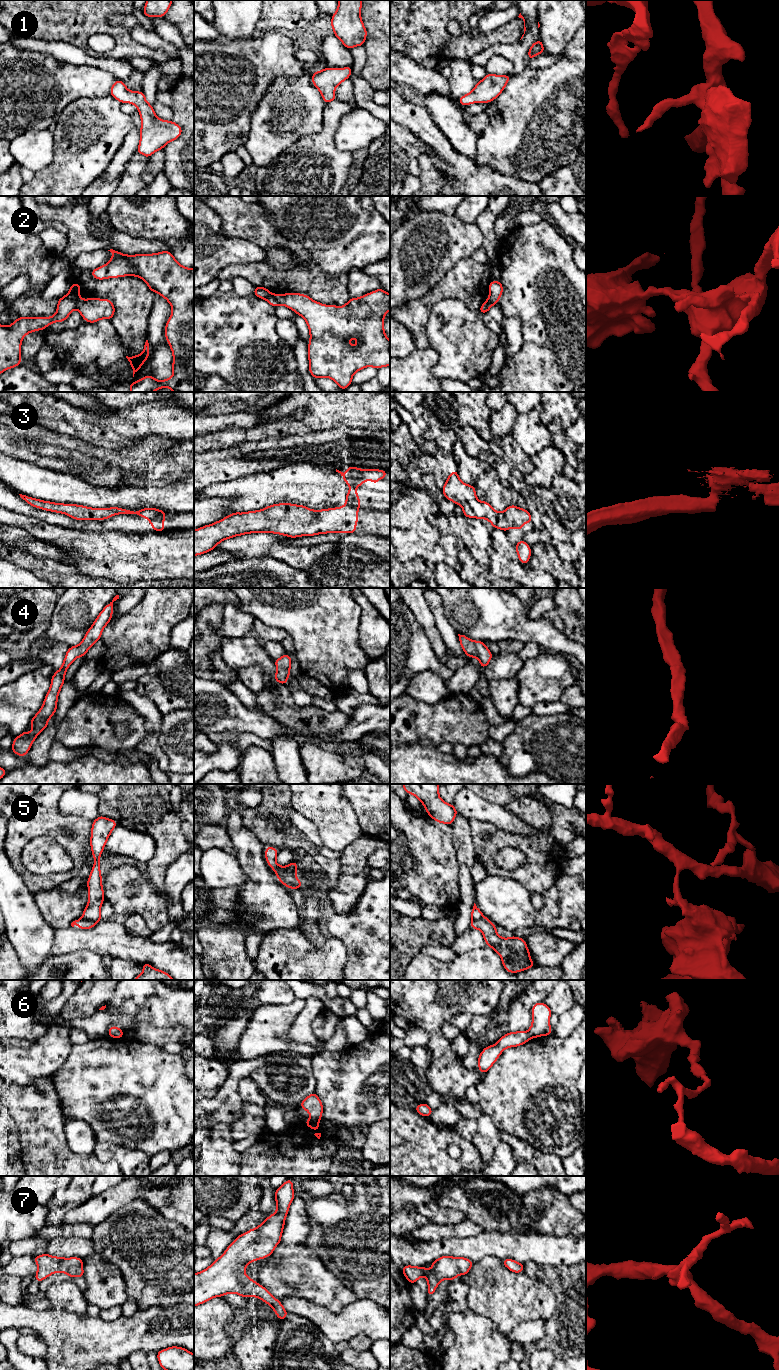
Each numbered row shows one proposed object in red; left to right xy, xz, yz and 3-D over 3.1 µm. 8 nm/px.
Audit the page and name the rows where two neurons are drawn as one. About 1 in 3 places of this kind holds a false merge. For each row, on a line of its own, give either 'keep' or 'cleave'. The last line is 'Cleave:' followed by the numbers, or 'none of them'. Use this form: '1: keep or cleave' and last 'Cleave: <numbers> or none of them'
1: keep
2: cleave
3: cleave
4: keep
5: cleave
6: cleave
7: keep
Cleave: 2, 3, 5, 6

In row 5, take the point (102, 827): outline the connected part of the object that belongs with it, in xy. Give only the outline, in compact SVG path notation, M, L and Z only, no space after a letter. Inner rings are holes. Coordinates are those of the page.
M101 815L92 822L90 846L94 857L94 866L87 880L89 900L82 914L82 919L93 921L96 924L102 920L101 905L105 900L100 871L100 856L111 832L116 826L115 820Z

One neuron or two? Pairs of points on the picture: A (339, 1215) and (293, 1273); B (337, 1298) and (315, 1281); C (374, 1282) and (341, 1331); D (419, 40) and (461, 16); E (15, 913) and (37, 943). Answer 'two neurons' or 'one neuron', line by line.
A: two neurons
B: one neuron
C: two neurons
D: one neuron
E: one neuron

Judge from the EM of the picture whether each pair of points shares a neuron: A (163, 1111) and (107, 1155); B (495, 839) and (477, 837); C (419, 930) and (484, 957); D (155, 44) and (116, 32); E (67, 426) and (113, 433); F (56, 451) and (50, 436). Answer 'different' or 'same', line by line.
A: different
B: same
C: different
D: different
E: same
F: different

